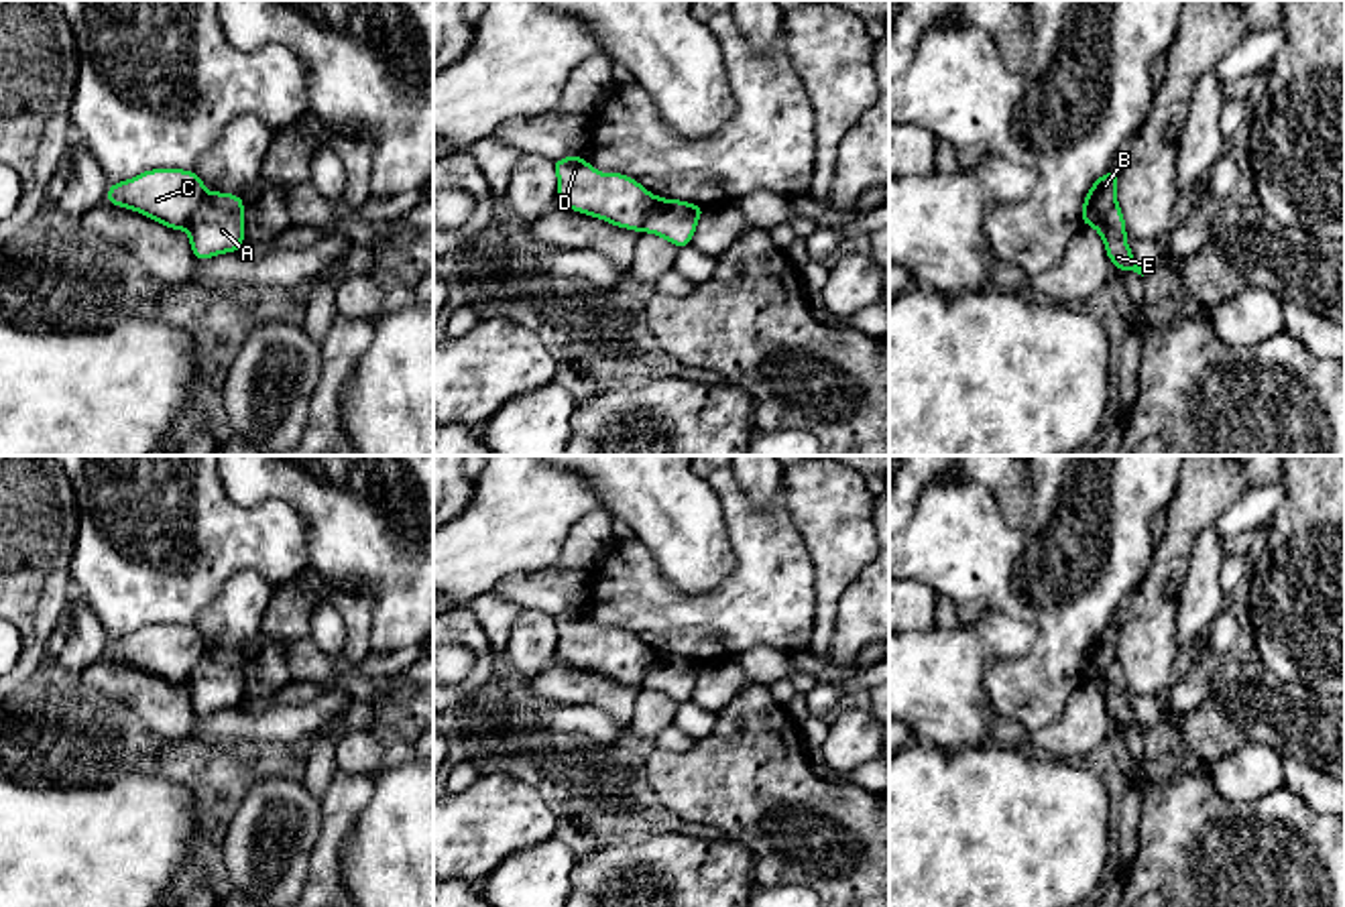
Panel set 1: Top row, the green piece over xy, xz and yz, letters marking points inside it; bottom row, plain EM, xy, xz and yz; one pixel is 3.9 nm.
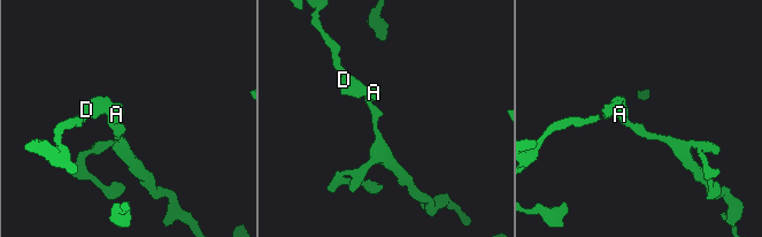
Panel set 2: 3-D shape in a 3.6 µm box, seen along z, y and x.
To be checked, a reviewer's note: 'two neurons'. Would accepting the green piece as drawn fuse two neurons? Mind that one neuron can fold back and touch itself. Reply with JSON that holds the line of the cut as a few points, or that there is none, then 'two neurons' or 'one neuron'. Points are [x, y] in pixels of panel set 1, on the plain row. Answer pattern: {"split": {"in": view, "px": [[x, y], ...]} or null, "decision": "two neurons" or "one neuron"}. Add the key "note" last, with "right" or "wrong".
{"split": {"in": "xy", "px": [[208, 649], [186, 684]]}, "decision": "two neurons", "note": "right"}

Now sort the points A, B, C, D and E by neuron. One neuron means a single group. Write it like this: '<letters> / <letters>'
A E / B C D

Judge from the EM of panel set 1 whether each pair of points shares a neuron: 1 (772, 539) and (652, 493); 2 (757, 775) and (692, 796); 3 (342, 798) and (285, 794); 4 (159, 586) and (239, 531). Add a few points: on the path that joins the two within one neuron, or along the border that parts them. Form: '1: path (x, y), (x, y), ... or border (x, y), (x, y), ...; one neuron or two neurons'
1: border (705, 478), (719, 501), (735, 568); two neurons
2: path (741, 779), (709, 783); one neuron
3: border (322, 802), (322, 826), (312, 849); two neurons
4: path (180, 580), (186, 580), (218, 548); one neuron

